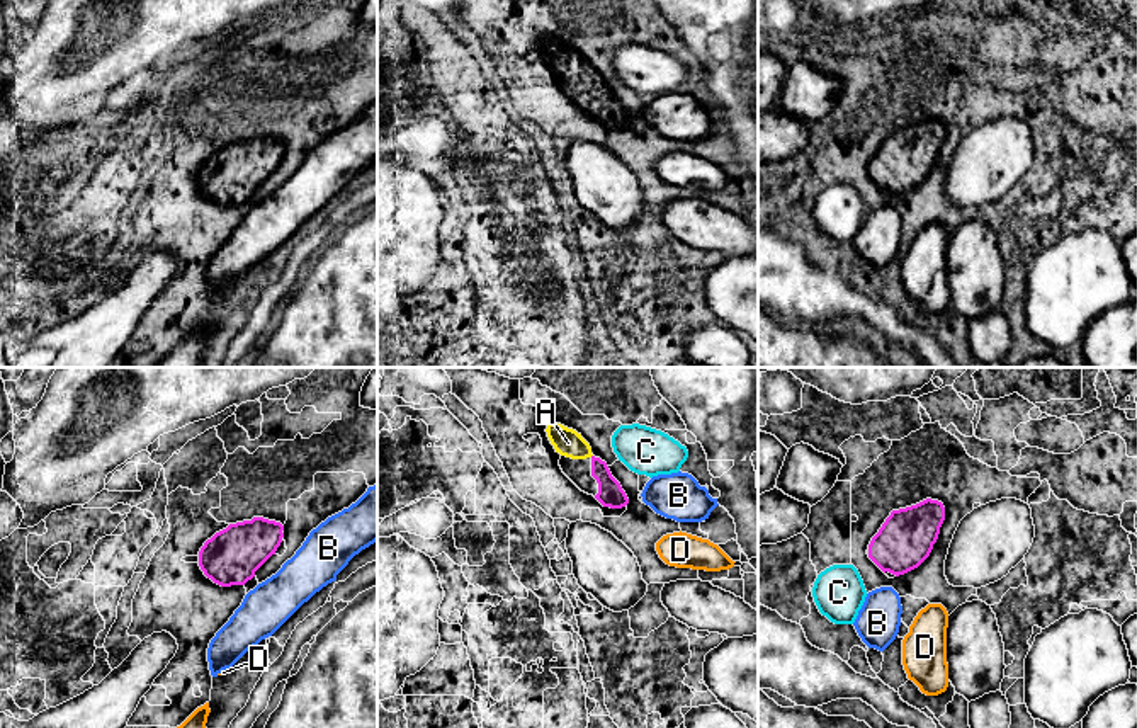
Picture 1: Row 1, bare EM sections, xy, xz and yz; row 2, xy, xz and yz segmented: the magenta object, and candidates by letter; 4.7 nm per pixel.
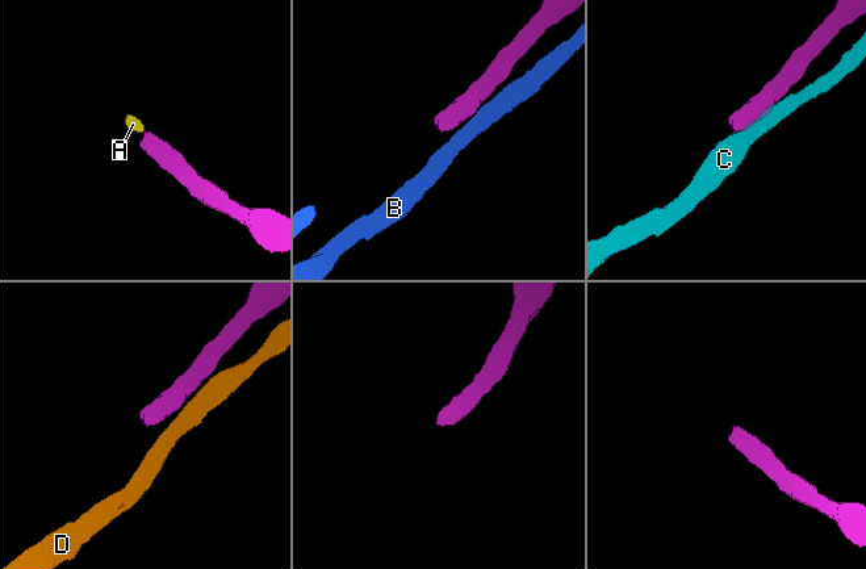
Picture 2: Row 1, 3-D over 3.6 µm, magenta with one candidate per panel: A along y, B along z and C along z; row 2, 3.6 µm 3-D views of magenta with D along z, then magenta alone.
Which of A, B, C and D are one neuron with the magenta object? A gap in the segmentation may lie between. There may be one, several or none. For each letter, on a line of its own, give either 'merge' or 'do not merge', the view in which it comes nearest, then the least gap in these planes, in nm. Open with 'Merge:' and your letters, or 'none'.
Merge: A
A: merge; view xz; gap 0 nm
B: do not merge; view xy; gap 50 nm
C: do not merge; view xz; gap 60 nm
D: do not merge; view yz; gap 180 nm

